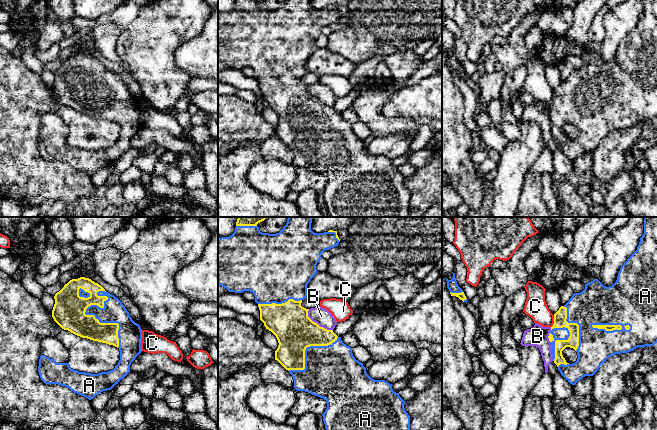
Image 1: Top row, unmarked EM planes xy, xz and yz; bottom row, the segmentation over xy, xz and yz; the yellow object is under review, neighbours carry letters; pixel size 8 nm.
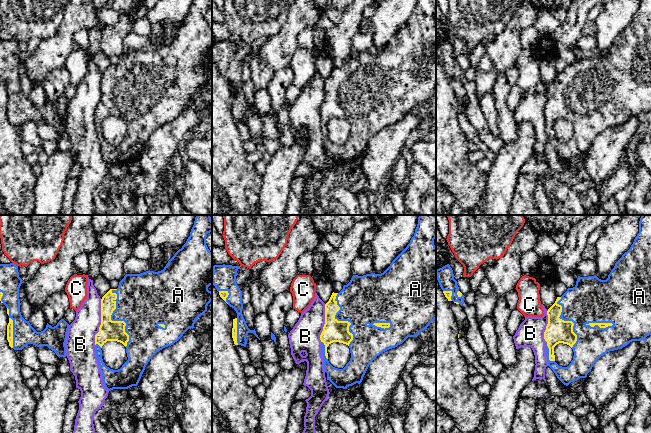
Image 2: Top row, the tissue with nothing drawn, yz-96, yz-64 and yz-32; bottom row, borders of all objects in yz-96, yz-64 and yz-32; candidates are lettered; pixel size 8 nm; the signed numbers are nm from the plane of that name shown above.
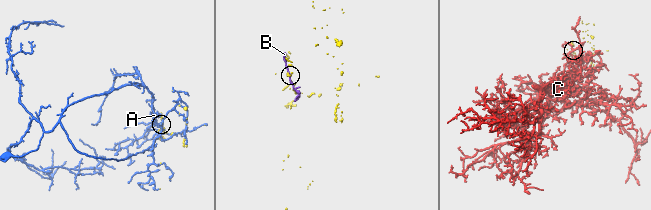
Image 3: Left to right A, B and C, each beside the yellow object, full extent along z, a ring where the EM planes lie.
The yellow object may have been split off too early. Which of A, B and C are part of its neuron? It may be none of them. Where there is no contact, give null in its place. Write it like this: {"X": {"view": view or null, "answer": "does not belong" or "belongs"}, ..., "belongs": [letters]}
{"A": {"view": "xy", "answer": "belongs"}, "B": {"view": "xz", "answer": "does not belong"}, "C": {"view": "yz", "answer": "does not belong"}, "belongs": ["A"]}

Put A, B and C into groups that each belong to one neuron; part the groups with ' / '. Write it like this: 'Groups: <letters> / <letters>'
Groups: A / B / C

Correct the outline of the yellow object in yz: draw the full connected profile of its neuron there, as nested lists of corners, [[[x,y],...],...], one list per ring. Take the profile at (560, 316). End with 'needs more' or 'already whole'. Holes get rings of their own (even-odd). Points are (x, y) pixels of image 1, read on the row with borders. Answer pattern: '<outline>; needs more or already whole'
[[[644,217],[644,234],[637,250],[621,266],[616,282],[606,287],[598,279],[594,279],[585,284],[582,292],[574,293],[554,314],[554,324],[548,338],[554,363],[572,385],[585,376],[593,376],[615,354],[628,353],[638,347],[654,346],[657,343],[657,217]],[[566,347],[577,352],[578,358],[573,364],[567,363],[562,355]]]; needs more

